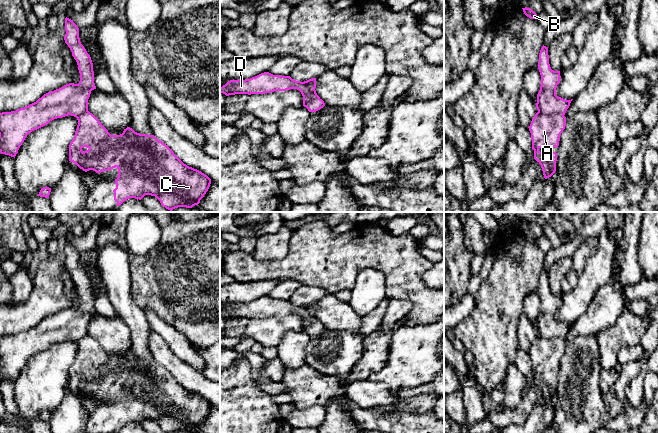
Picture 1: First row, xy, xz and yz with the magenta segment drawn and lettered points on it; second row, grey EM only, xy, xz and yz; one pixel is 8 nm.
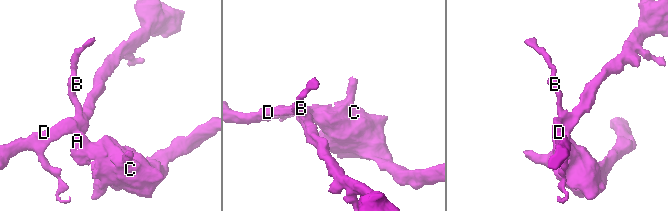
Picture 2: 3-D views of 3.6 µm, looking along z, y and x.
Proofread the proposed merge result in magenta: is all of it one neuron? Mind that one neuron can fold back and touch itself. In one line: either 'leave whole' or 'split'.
split

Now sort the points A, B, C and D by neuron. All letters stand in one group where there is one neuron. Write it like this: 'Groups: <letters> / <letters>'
Groups: A C / B D

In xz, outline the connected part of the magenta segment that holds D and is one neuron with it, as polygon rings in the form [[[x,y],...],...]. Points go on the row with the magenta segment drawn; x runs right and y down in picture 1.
[[[269,72],[261,73],[255,77],[245,80],[230,80],[220,87],[220,93],[226,96],[235,94],[264,94],[274,91],[286,91],[297,89],[303,98],[310,100],[305,106],[309,112],[316,112],[325,106],[324,101],[318,95],[312,95],[304,82],[296,81],[290,76],[273,75]]]

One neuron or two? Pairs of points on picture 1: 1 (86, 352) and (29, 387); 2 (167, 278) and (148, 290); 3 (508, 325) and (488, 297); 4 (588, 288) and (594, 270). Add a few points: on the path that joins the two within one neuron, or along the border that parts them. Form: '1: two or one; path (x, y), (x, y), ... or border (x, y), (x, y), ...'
1: two; border (77, 342), (77, 352), (69, 369), (68, 383)
2: one; path (162, 281), (153, 287)
3: one; path (504, 318), (504, 312), (495, 303)
4: one; path (588, 284), (594, 274)

